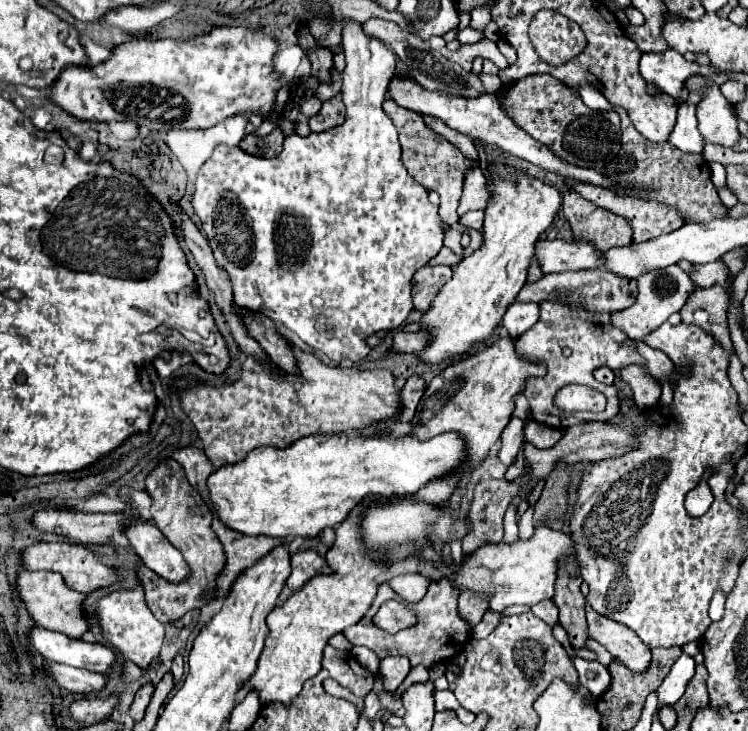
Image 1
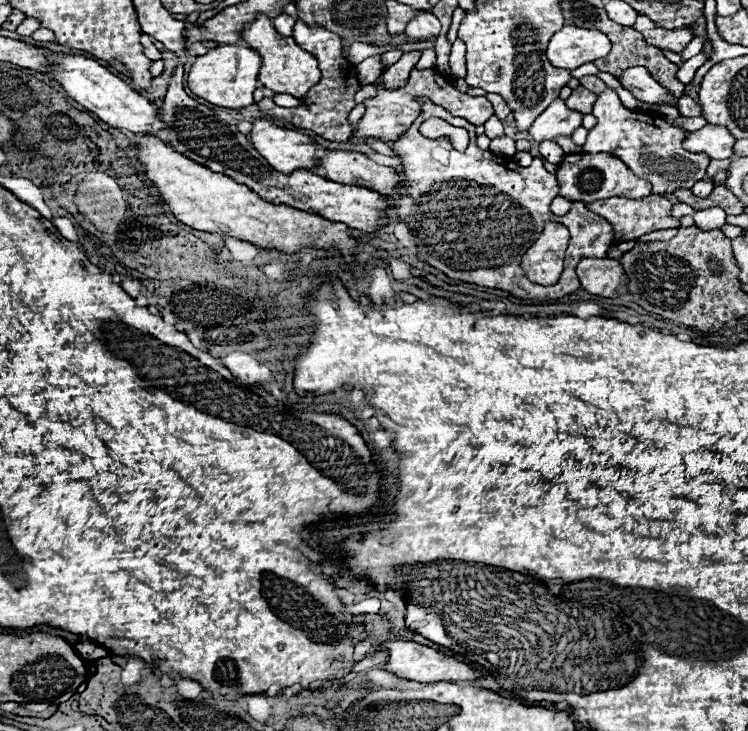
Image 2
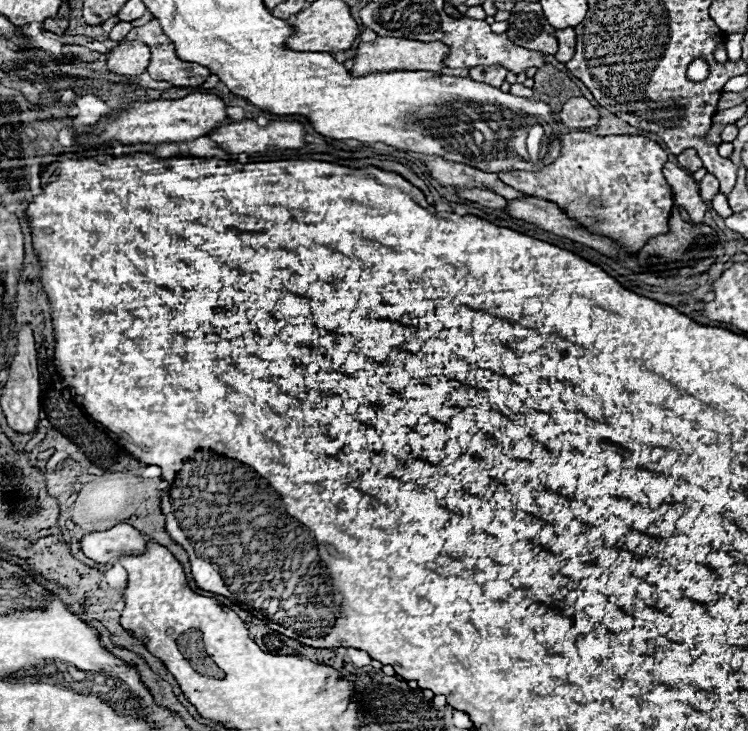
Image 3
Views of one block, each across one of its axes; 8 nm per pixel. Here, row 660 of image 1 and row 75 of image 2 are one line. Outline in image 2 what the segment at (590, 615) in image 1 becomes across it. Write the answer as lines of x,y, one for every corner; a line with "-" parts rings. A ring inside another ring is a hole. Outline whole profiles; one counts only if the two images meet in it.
628,68
622,76
620,76
620,84
630,90
634,94
634,98
638,98
640,102
646,104
668,104
668,106
676,106
678,98
672,96
664,86
660,86
650,72
646,72
646,68

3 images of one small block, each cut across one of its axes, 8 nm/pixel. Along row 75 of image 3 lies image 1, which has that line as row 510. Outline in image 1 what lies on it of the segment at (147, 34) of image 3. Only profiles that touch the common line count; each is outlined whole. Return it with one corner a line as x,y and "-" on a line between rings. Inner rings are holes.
166,458
164,462
160,462
146,476
144,484
146,484
146,492
152,498
152,508
150,508
152,520
156,520
156,526
162,530
162,534
182,552
182,556
190,568
188,578
184,578
178,584
172,584
172,582
164,580
162,576
158,576
156,572
146,568
140,560
137,562
136,576
144,586
146,602
150,604
154,616
162,624
172,624
172,622
180,620
188,610
204,606
204,602
200,602
200,596
204,590
214,588
214,578
224,568
224,550
210,526
212,512
208,510
208,504
188,484
184,468
174,458

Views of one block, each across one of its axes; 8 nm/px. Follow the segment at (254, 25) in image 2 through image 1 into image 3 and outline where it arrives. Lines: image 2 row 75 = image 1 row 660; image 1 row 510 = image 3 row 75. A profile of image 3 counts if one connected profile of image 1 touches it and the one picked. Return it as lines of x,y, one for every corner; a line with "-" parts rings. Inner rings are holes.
376,38
372,42
360,42
354,50
354,76
364,76
372,72
390,72
390,70
428,70
428,72
440,72
442,70
442,58
448,54
448,46
442,42
416,42
406,38

